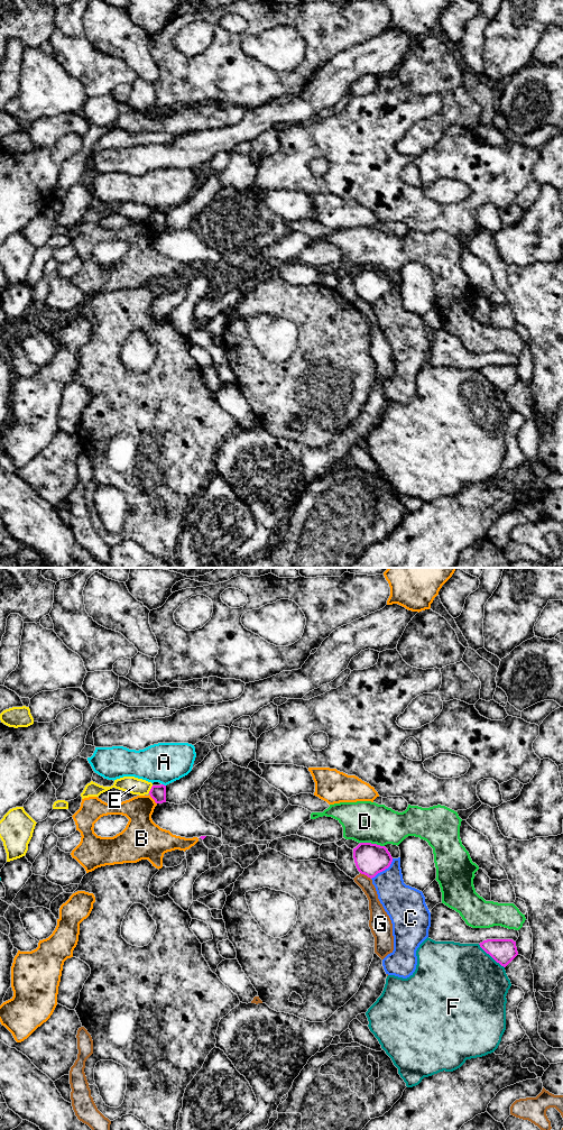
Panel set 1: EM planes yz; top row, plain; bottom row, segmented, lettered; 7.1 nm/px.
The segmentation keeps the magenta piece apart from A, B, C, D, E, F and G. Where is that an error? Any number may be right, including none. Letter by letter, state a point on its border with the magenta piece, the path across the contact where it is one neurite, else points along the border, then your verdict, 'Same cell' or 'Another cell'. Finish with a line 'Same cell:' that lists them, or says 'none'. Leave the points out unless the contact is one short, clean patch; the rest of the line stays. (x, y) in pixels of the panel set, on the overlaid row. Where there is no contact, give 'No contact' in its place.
A: Touches magenta at yz (163, 784). Another cell
B: Touches magenta at yz (153, 798). Boundary: yz (149, 793), (156, 804). Another cell
C: Touches magenta at yz (384, 870). Another cell
D: Touches magenta at yz (372, 844). Another cell
E: Touches magenta at yz (150, 789). Boundary: yz (153, 786), (148, 792). Another cell
F: Touches magenta at yz (491, 956). Another cell
G: Touches magenta at yz (366, 874). Another cell
Same cell: none

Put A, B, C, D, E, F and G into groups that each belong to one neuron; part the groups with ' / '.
A / B / C / D / E / F / G

